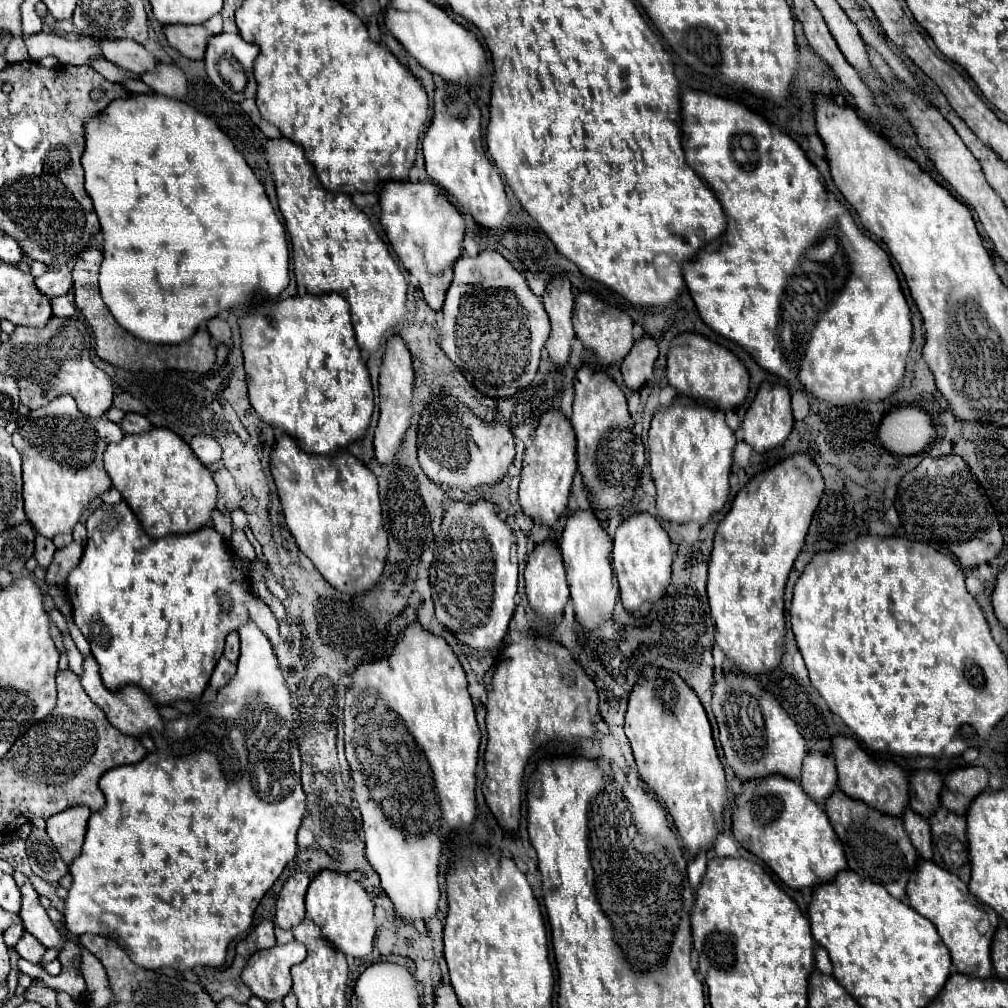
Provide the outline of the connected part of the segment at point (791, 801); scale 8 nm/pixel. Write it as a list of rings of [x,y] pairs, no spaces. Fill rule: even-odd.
[[[766,776],[742,786],[742,794],[734,806],[732,832],[748,852],[768,864],[772,872],[794,890],[828,884],[838,872],[848,870],[842,842],[826,812],[806,796],[798,782],[784,776]]]

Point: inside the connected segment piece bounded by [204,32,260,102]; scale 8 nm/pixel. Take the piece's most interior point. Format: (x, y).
(224, 45)

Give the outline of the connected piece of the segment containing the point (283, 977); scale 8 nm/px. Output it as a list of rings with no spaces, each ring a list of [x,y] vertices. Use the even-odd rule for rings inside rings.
[[[298,940],[258,950],[248,960],[242,972],[242,982],[252,990],[254,996],[262,998],[264,1002],[282,1002],[284,996],[288,996],[292,990],[292,966],[300,964],[304,958],[306,946]]]

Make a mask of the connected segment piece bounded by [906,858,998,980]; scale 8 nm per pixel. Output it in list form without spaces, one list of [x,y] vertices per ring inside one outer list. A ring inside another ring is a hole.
[[[922,858],[918,862],[916,880],[910,880],[906,892],[908,892],[910,906],[936,926],[942,942],[948,946],[952,954],[954,970],[966,976],[982,978],[982,980],[990,978],[992,976],[990,944],[998,928],[996,912],[990,906],[982,904],[976,896],[972,896],[968,892],[968,886],[958,876]]]

